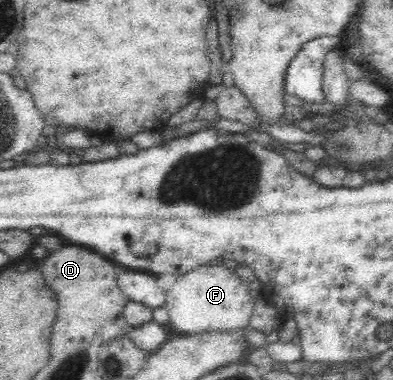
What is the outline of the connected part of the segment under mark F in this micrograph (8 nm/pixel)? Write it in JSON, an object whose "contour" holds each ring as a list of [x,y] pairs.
{"contour":[[[202,265],[180,275],[166,290],[165,305],[170,326],[185,335],[242,331],[249,326],[255,307],[249,283],[242,280],[233,269],[223,265]]]}

